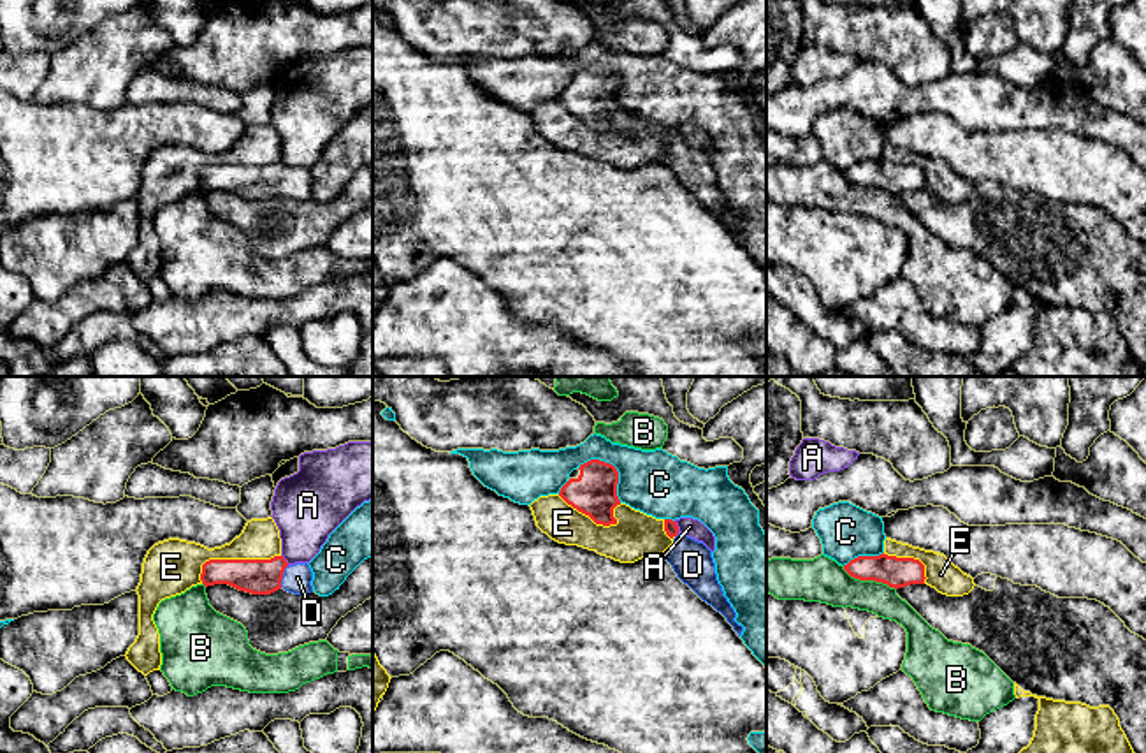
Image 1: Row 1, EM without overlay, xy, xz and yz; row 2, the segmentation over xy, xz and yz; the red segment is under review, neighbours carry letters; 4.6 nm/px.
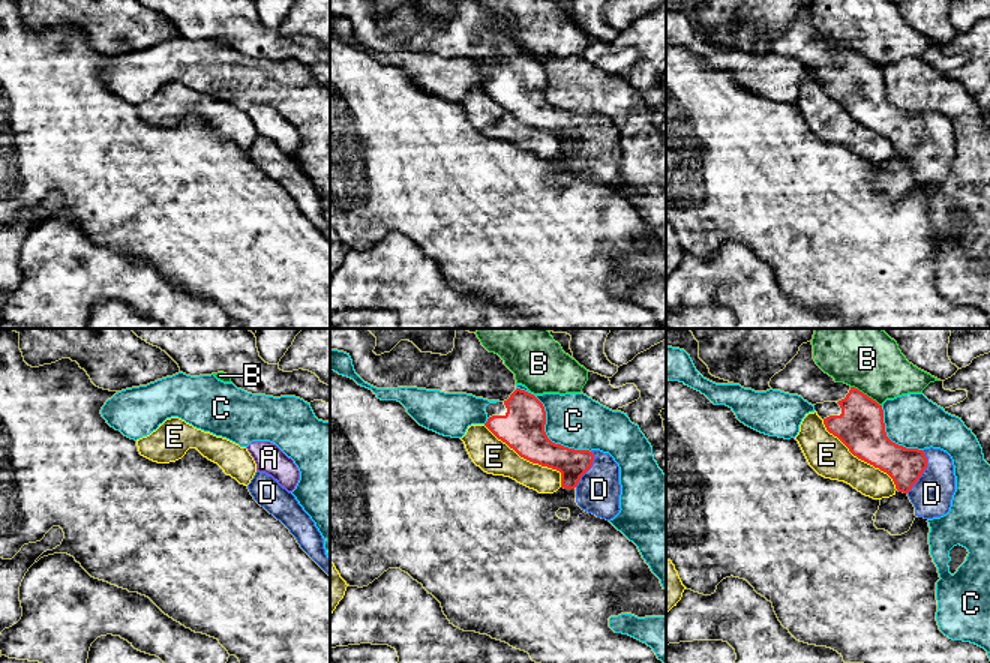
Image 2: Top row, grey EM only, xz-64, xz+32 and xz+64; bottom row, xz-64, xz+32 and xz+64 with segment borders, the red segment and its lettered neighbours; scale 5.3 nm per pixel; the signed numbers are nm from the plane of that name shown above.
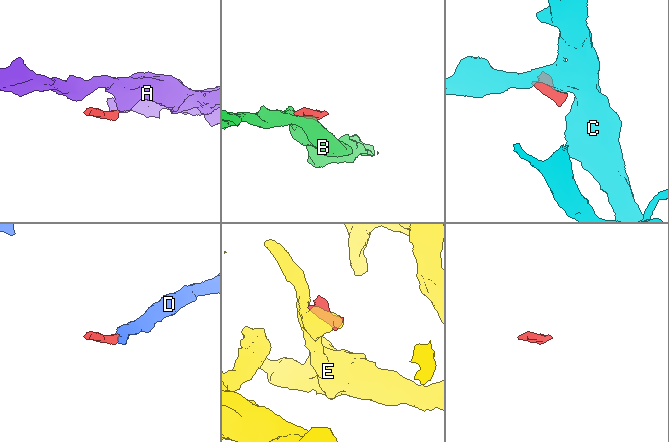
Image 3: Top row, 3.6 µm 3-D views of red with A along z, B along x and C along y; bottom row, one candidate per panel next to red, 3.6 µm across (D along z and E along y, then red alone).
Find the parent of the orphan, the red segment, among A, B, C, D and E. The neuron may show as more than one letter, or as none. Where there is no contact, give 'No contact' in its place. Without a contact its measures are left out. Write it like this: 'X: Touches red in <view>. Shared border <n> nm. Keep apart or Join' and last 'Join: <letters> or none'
A: Touches red in xz. Shared border 60 nm. Keep apart
B: Touches red in yz. Shared border 260 nm. Keep apart
C: Touches red in xz. Shared border 260 nm. Keep apart
D: Touches red in xy. Shared border 110 nm. Join
E: Touches red in xy. Shared border 400 nm. Keep apart
Join: D

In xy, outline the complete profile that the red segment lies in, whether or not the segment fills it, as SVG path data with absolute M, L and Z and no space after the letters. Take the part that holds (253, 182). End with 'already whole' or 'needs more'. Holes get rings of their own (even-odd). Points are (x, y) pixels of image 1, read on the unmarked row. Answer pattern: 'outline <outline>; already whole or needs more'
outline M283 162L271 165L209 165L202 171L202 190L228 190L251 201L271 201L285 195L294 201L313 197L313 178L308 169L288 171Z; needs more

